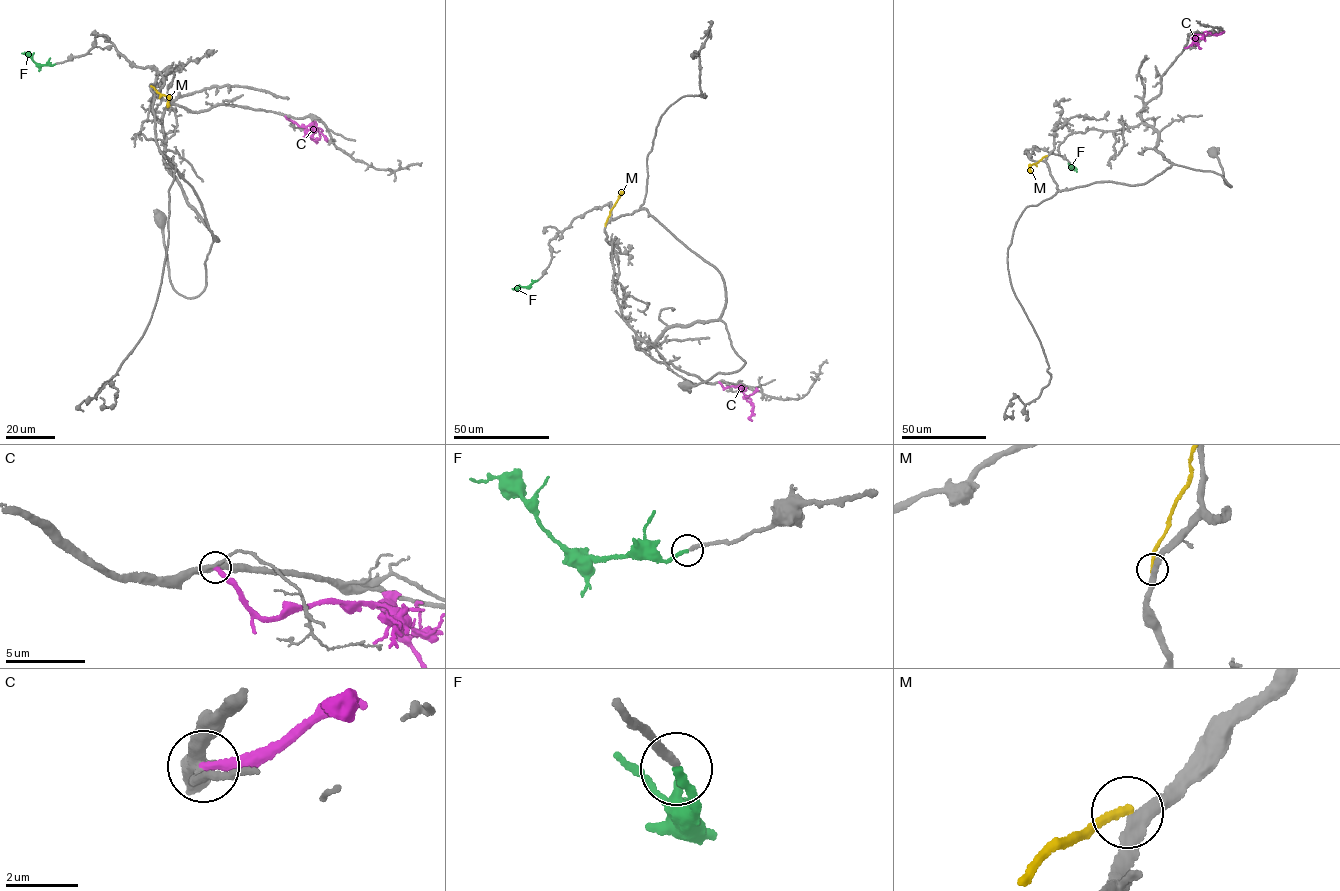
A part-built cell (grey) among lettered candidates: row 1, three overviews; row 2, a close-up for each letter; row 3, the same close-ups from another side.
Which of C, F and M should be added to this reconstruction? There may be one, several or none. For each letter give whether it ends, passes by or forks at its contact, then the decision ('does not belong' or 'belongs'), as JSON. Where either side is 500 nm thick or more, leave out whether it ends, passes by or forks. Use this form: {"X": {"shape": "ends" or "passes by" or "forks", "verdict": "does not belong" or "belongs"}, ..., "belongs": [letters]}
{"C": {"shape": "ends", "verdict": "does not belong"}, "F": {"shape": "ends", "verdict": "belongs"}, "M": {"shape": "ends", "verdict": "does not belong"}, "belongs": ["F"]}

